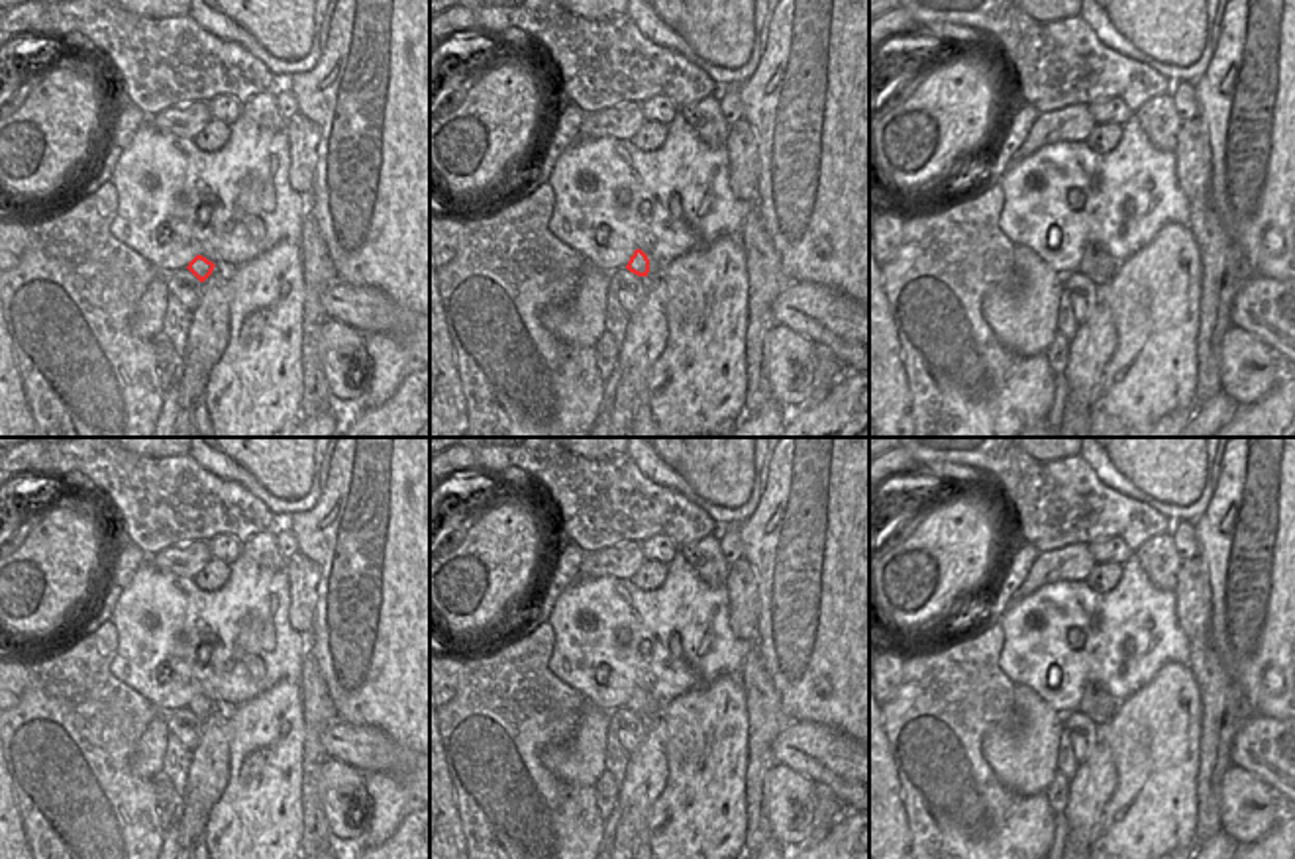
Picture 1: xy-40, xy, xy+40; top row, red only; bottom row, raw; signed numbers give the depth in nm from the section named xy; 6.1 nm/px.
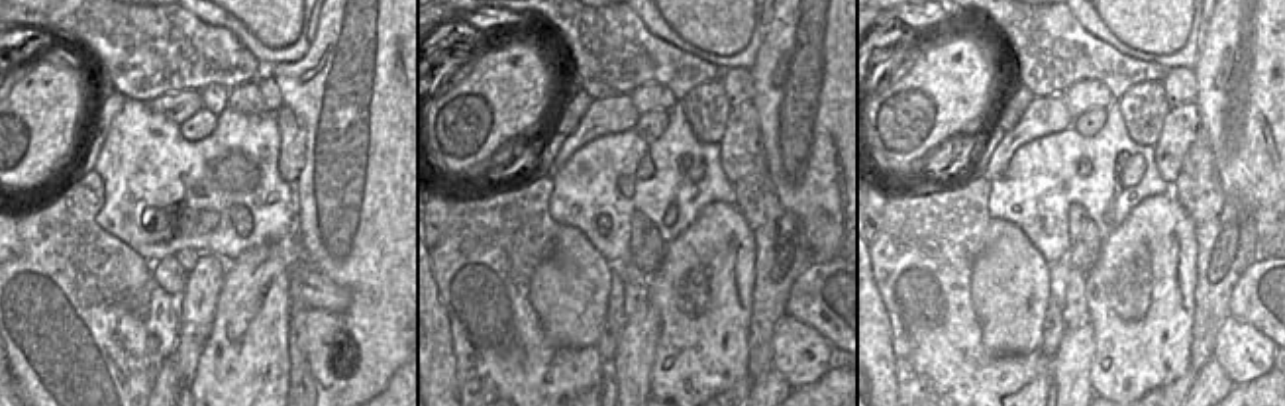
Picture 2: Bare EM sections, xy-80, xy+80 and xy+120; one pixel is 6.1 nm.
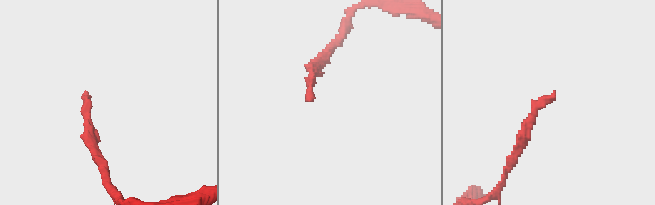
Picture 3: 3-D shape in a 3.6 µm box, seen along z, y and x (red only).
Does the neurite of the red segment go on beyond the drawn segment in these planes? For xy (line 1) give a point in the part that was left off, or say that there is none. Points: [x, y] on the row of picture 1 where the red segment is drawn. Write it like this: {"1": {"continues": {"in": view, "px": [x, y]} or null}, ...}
{"1": {"continues": null}}

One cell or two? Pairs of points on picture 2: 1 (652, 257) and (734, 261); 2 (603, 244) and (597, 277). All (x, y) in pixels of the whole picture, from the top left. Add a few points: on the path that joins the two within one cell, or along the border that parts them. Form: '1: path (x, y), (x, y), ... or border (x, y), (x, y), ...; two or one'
1: border (693, 224), (668, 246), (660, 267), (650, 277); two
2: border (565, 226), (577, 228), (613, 265); two

